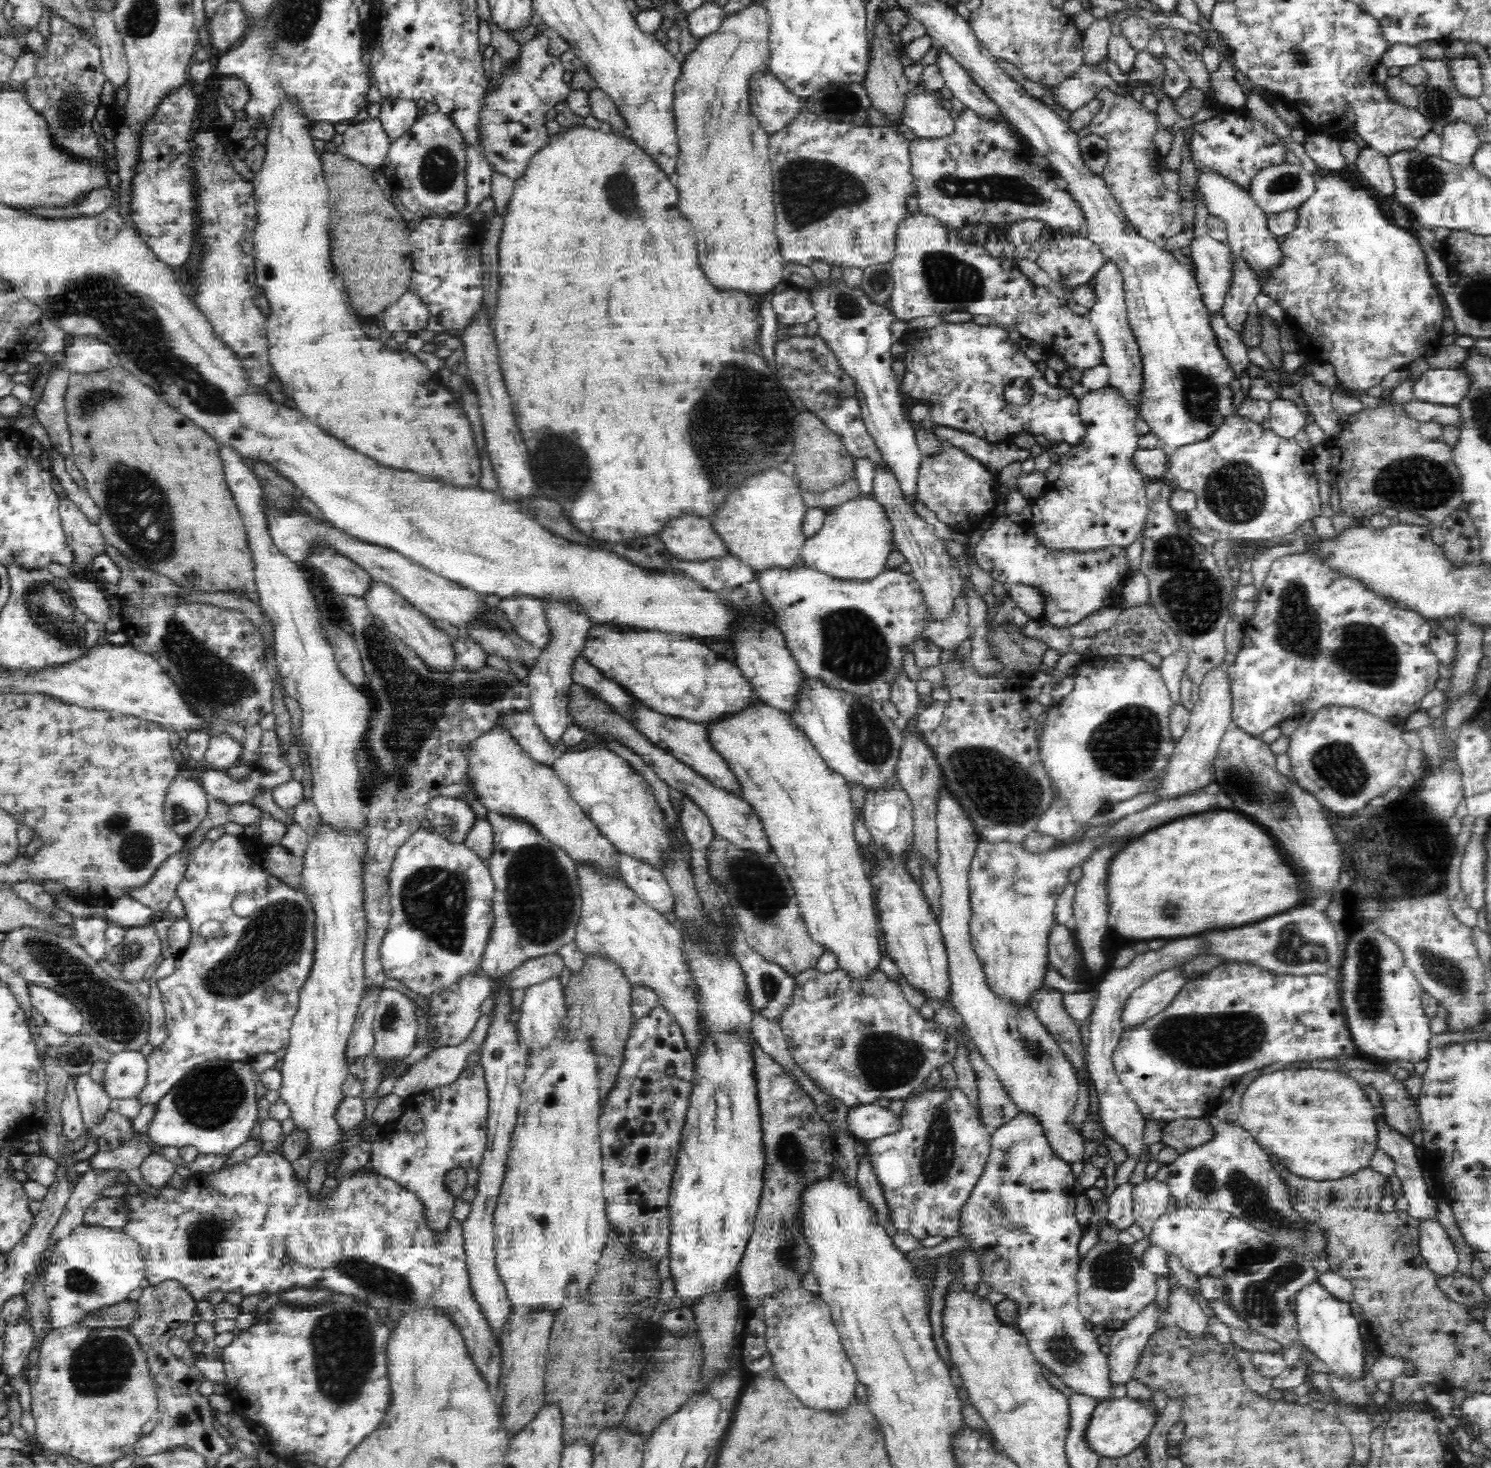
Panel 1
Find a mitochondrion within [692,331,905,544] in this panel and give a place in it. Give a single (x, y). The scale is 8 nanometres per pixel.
(838, 397)

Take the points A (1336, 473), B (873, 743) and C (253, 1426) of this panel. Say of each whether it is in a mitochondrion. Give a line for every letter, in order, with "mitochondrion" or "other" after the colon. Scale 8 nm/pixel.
A: other
B: mitochondrion
C: other

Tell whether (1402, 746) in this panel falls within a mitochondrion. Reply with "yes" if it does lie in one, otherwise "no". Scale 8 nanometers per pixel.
no

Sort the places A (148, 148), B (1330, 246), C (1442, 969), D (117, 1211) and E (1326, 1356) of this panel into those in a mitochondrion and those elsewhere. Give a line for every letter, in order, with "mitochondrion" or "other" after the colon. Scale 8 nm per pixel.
A: other
B: mitochondrion
C: mitochondrion
D: mitochondrion
E: other

